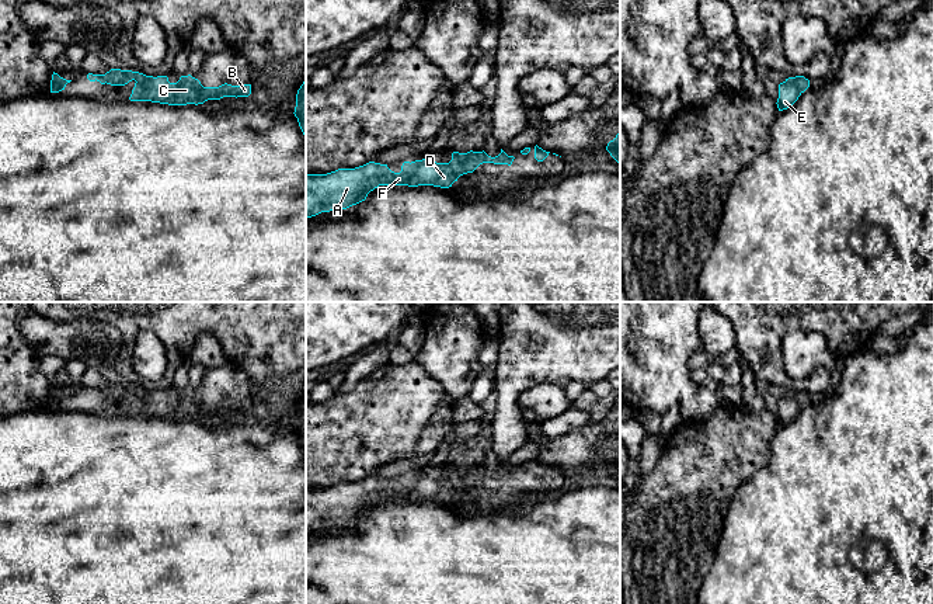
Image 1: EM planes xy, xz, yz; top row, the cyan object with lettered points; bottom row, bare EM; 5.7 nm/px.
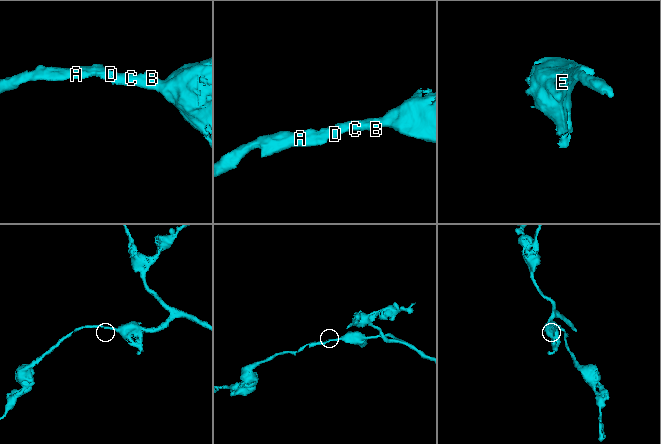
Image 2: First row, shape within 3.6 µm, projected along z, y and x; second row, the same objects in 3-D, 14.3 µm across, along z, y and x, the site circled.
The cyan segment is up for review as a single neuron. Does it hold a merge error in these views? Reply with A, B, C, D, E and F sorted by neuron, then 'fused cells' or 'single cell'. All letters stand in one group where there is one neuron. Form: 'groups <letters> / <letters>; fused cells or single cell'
groups A B C D E F; single cell

